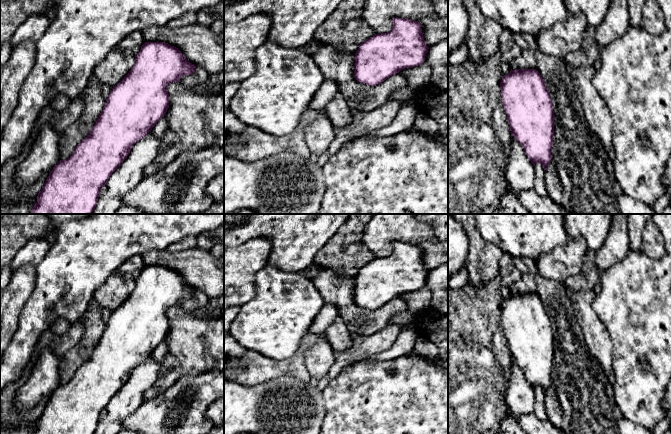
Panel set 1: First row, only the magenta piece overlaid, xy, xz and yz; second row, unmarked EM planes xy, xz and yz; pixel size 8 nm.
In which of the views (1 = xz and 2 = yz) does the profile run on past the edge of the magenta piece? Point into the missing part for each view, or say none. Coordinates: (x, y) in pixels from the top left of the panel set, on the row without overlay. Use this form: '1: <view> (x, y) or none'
1: none
2: none

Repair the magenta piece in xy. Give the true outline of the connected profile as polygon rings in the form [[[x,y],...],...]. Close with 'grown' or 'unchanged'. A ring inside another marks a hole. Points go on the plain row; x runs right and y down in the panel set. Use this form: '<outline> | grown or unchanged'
[[[145,266],[137,279],[130,296],[115,309],[102,336],[88,360],[83,363],[66,384],[60,384],[50,395],[42,414],[37,418],[37,426],[32,434],[94,434],[100,415],[112,397],[129,379],[133,369],[152,354],[169,332],[167,310],[179,306],[184,299],[192,299],[196,290],[190,287],[176,271],[164,266]]] | unchanged

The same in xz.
[[[393,242],[392,253],[374,258],[359,269],[355,277],[354,301],[376,310],[402,293],[421,289],[429,271],[421,248],[408,242]]] | unchanged

